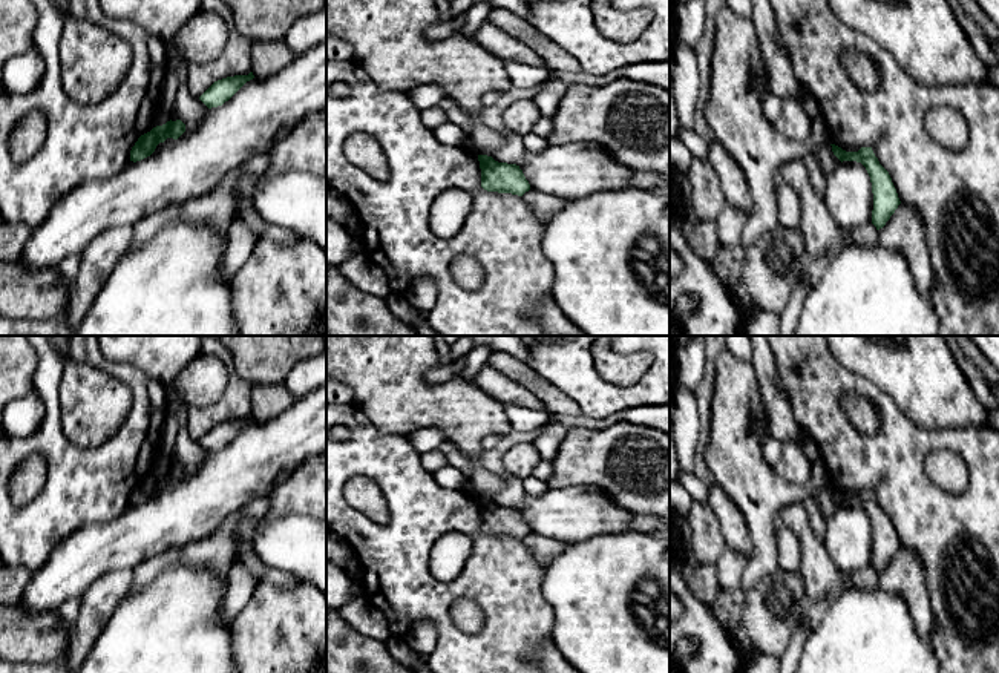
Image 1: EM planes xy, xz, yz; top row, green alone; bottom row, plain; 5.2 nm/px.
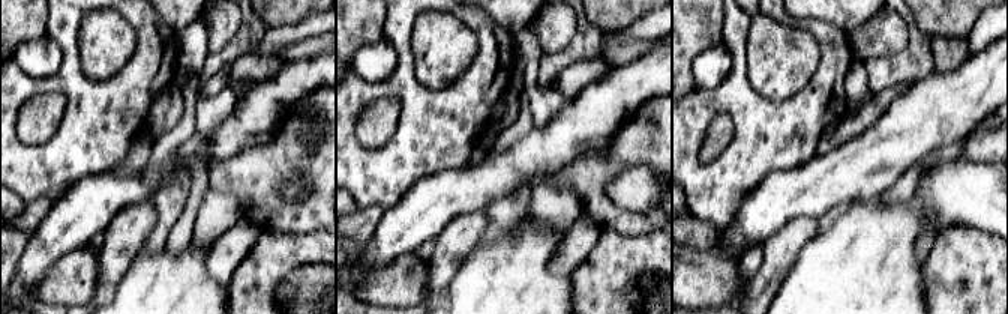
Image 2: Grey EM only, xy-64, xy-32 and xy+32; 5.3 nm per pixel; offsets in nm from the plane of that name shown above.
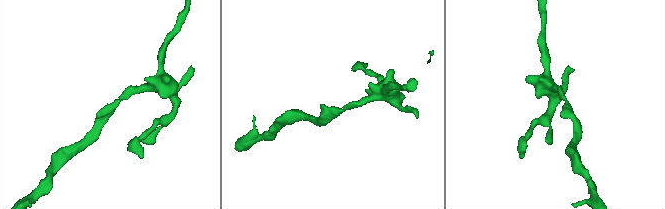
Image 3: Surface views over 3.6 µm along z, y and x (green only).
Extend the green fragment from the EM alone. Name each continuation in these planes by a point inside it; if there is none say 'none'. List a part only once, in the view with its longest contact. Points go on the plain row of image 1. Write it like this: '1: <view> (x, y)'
none

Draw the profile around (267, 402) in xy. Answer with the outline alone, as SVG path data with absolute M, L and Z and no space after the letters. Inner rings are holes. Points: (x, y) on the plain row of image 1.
M254 385L251 391L251 415L262 423L293 406L296 399L283 385Z

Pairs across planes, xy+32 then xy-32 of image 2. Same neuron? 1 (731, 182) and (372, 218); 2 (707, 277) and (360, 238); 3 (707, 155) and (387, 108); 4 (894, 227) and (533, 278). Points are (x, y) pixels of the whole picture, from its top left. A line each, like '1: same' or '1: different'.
1: different
2: different
3: same
4: same

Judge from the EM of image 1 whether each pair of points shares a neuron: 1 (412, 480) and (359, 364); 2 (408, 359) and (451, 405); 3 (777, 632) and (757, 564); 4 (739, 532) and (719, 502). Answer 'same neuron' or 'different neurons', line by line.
1: different neurons
2: same neuron
3: different neurons
4: same neuron

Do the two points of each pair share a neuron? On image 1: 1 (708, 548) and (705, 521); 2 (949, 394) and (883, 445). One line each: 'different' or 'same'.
1: same
2: different

